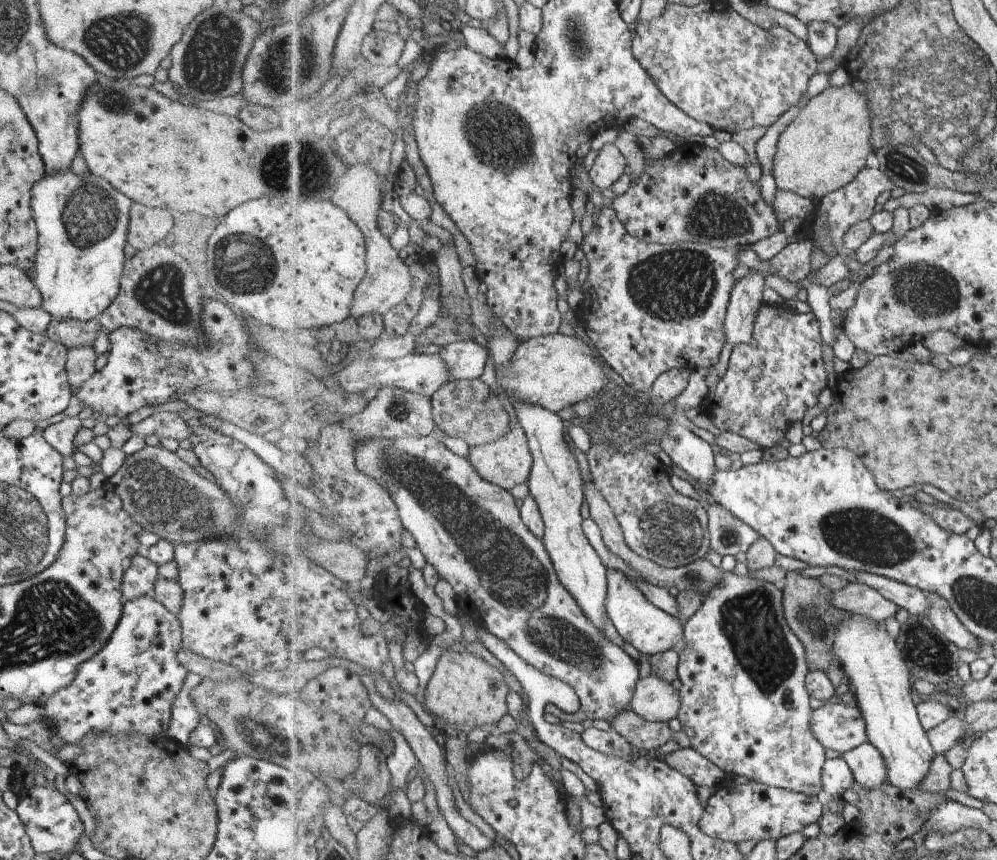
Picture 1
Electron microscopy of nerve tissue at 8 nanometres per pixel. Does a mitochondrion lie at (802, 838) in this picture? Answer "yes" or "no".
no

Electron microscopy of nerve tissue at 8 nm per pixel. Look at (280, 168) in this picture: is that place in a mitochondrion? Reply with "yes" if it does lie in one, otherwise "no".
yes

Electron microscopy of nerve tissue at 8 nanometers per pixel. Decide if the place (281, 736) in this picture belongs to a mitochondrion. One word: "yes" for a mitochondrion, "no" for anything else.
yes

